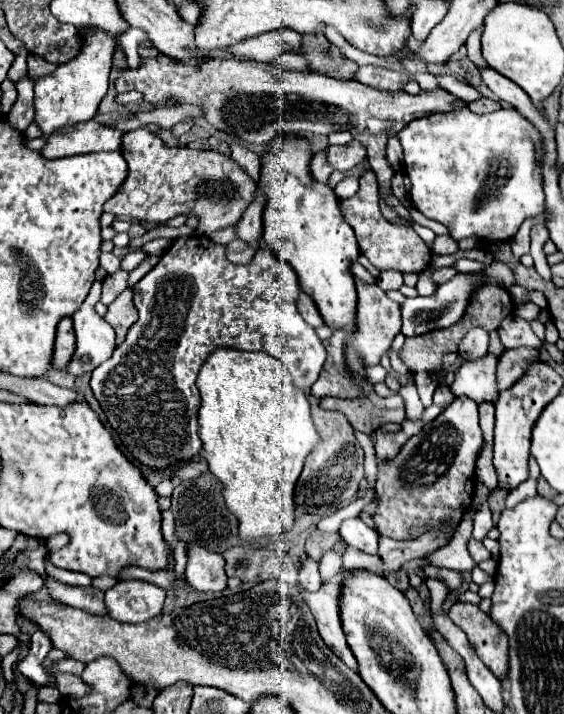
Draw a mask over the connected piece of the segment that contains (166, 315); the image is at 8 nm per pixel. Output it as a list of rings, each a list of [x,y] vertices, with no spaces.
[[[207,236],[175,238],[171,248],[163,252],[159,264],[139,280],[133,290],[139,320],[131,326],[125,342],[115,348],[113,356],[93,370],[91,388],[109,424],[119,432],[121,442],[141,464],[157,470],[175,468],[179,462],[187,462],[201,452],[197,426],[201,396],[195,380],[207,356],[221,346],[275,356],[291,372],[295,388],[303,392],[309,392],[319,378],[327,352],[315,330],[295,308],[301,288],[293,268],[269,248],[261,248],[251,264],[237,266],[227,260],[225,246],[215,244]]]

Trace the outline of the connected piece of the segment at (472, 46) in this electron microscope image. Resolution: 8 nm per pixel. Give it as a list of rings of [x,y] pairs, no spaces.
[[[477,28],[477,30],[471,32],[471,36],[467,38],[465,46],[467,46],[467,50],[469,50],[469,58],[471,58],[473,62],[481,62],[481,66],[483,66],[485,60],[483,60],[483,56],[481,56],[481,28]]]

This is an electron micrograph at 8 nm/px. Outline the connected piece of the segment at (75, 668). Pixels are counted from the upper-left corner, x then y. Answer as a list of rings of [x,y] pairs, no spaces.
[[[72,658],[61,659],[59,661],[57,661],[57,664],[55,664],[55,666],[53,666],[53,668],[51,668],[51,670],[47,671],[47,674],[49,676],[49,685],[48,686],[55,684],[55,678],[54,678],[55,672],[67,672],[67,673],[72,673],[77,676],[80,676],[81,673],[83,672],[83,670],[84,670],[83,663],[76,661]]]

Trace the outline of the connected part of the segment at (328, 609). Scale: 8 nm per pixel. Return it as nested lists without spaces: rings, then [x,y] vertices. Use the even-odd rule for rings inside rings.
[[[347,572],[337,574],[335,578],[331,578],[327,584],[321,586],[319,592],[305,592],[305,600],[309,610],[313,612],[315,620],[317,620],[317,628],[319,634],[323,638],[323,642],[353,670],[357,672],[357,660],[353,656],[353,652],[347,646],[341,622],[339,622],[339,594],[341,594],[341,584],[347,578]]]

